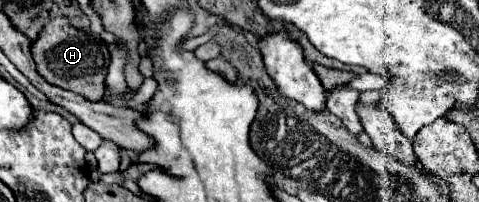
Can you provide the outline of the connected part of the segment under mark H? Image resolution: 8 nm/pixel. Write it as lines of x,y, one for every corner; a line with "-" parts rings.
52,19
42,35
32,43
32,55
38,73
52,85
74,91
90,101
102,101
106,93
106,73
110,65
110,51
102,39
92,37
88,31
74,29
68,19

